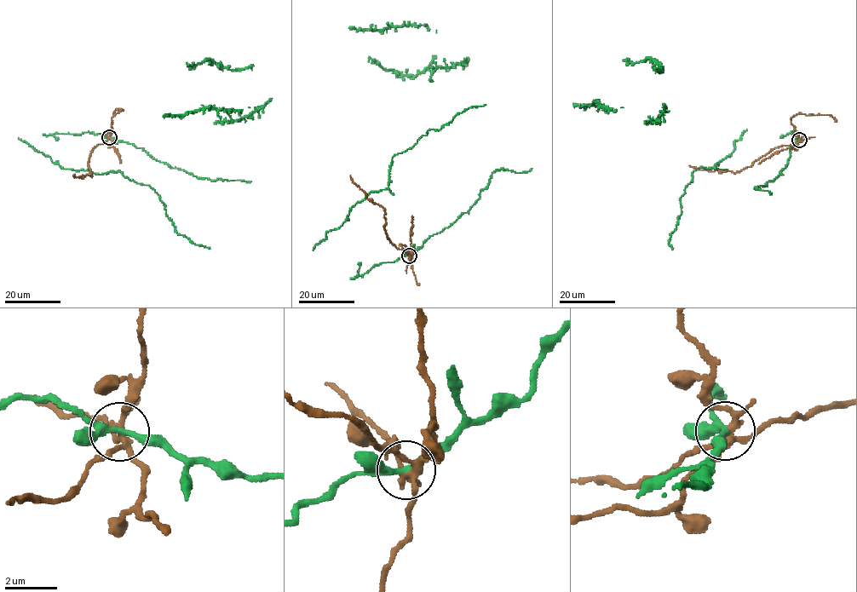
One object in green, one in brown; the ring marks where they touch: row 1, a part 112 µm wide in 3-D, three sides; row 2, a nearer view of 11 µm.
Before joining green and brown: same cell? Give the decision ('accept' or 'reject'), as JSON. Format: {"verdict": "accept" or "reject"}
{"verdict": "reject"}

